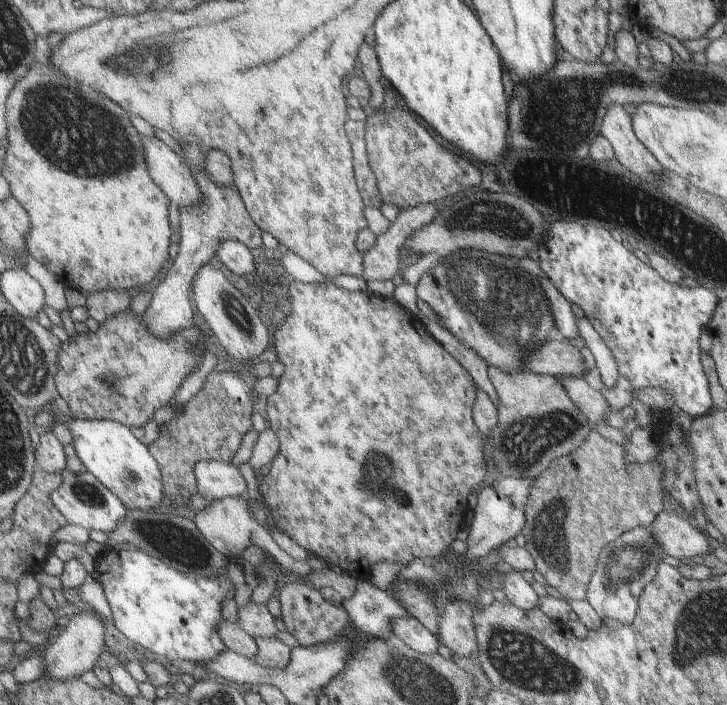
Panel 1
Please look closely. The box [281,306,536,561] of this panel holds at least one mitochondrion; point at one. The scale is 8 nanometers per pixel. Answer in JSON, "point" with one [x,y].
{"point":[391,491]}

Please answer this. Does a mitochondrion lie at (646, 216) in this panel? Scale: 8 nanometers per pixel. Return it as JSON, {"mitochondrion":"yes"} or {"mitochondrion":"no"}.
{"mitochondrion":"yes"}

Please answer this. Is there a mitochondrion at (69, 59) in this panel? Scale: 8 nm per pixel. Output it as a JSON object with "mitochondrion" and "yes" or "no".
{"mitochondrion":"no"}

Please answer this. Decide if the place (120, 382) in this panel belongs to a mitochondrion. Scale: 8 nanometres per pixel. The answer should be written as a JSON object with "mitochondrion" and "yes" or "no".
{"mitochondrion":"yes"}

